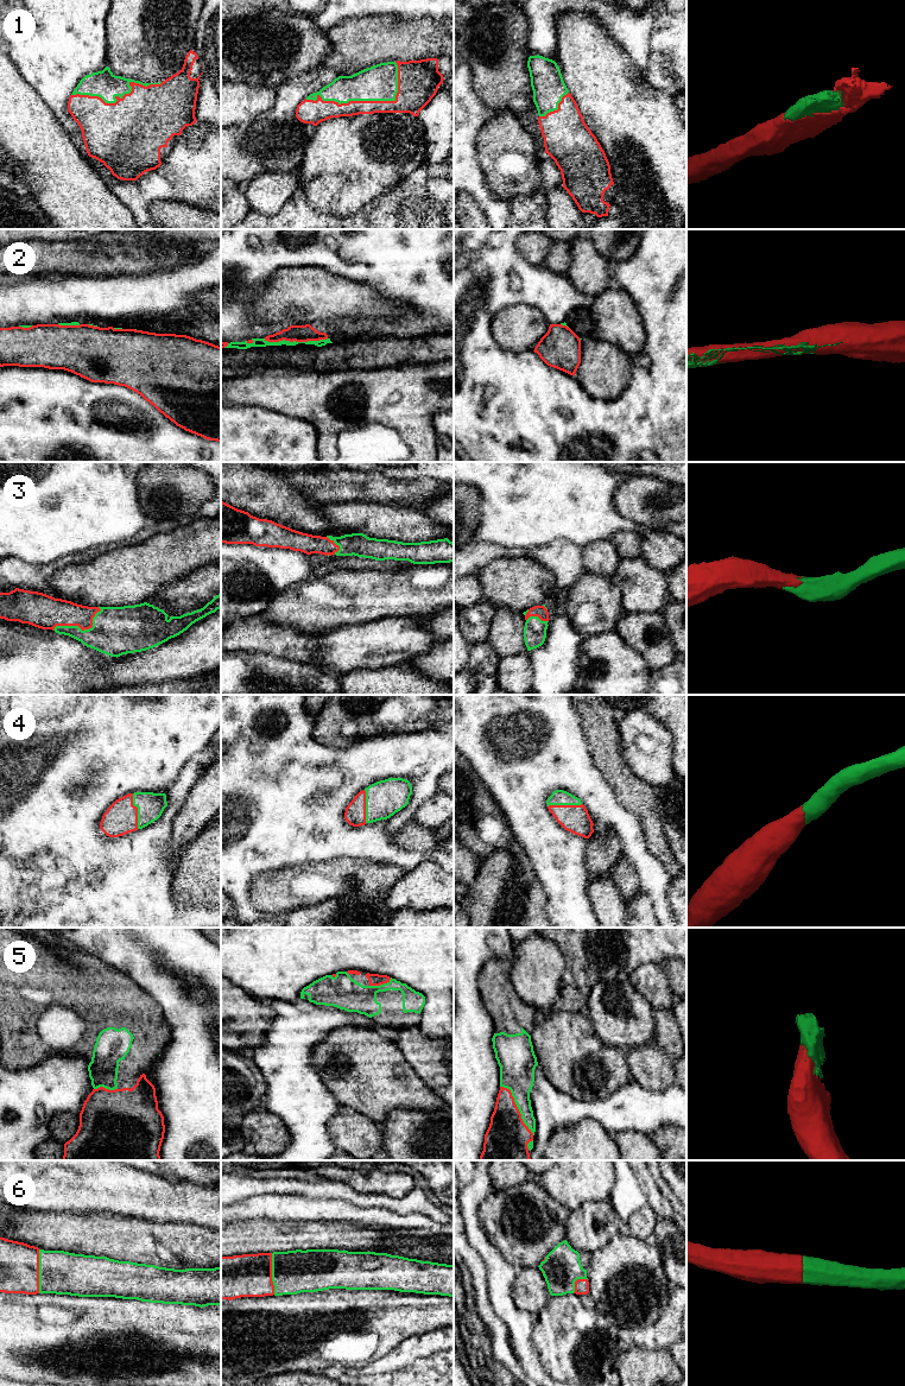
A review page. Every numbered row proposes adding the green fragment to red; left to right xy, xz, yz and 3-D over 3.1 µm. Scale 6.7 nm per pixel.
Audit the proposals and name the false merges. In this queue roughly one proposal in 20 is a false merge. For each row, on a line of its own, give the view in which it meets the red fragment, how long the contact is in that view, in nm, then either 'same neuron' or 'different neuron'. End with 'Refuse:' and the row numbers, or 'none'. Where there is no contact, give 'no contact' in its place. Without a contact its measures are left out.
1: meets red in xz; contact 650 nm long; same neuron
2: meets red in xz; contact 440 nm long; same neuron
3: meets red in xy; contact 360 nm long; same neuron
4: meets red in xy; contact 240 nm long; same neuron
5: meets red in yz; contact 400 nm long; same neuron
6: meets red in xy; contact 300 nm long; same neuron
Refuse: none

